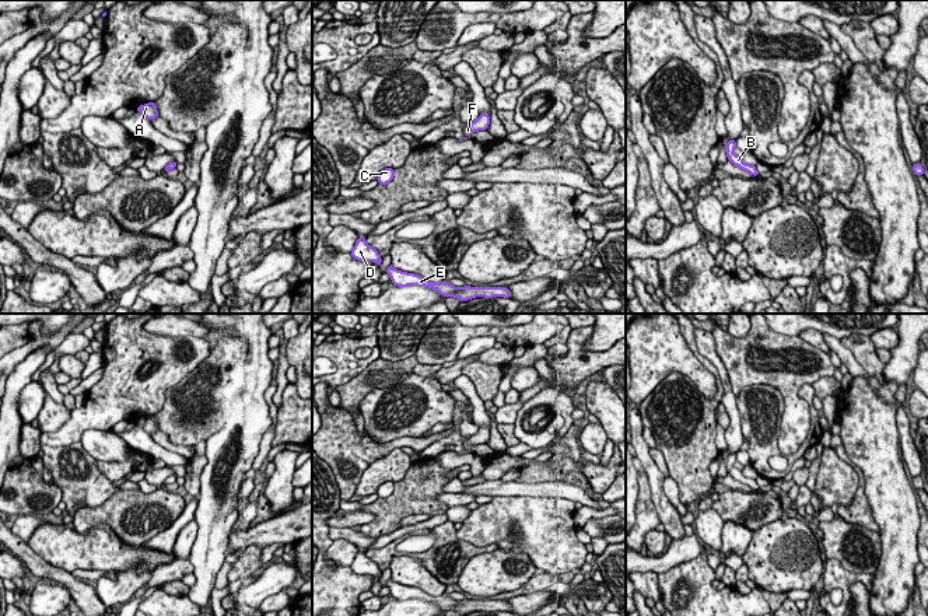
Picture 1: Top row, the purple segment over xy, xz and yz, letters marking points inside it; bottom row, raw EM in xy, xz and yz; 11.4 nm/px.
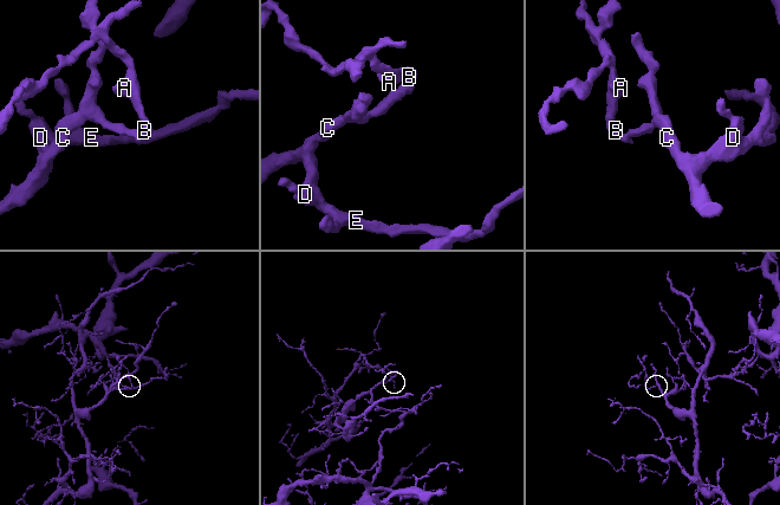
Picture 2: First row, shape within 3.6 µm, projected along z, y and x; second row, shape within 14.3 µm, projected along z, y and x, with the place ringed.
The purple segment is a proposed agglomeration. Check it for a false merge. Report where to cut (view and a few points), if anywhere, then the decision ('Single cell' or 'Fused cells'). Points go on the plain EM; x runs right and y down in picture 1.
No split. Single cell

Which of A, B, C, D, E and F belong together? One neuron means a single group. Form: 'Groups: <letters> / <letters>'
Groups: A B C D E F

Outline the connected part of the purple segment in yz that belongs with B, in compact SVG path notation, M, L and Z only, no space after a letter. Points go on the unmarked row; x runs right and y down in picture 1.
M726 454L726 461L725 461L725 462L726 462L726 470L728 470L728 473L729 473L733 479L736 479L736 480L739 480L740 483L749 486L750 489L759 490L759 486L757 486L757 483L756 483L756 479L745 477L745 476L742 475L742 470L739 470L739 469L736 469L736 468L733 466L735 461L736 461L736 455L735 455L735 454Z

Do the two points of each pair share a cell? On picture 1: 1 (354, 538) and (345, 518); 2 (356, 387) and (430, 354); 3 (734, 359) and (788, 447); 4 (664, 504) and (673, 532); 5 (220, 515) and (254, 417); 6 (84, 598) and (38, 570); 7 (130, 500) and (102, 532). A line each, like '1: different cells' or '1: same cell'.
1: different cells
2: different cells
3: same cell
4: same cell
5: same cell
6: same cell
7: different cells

